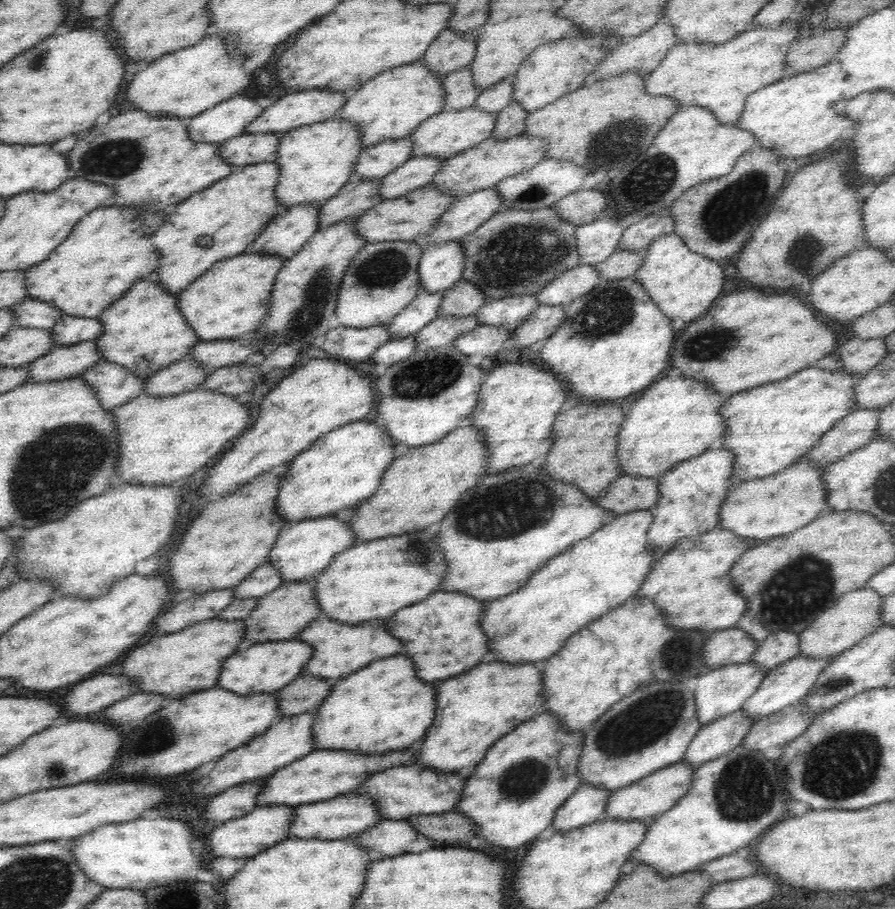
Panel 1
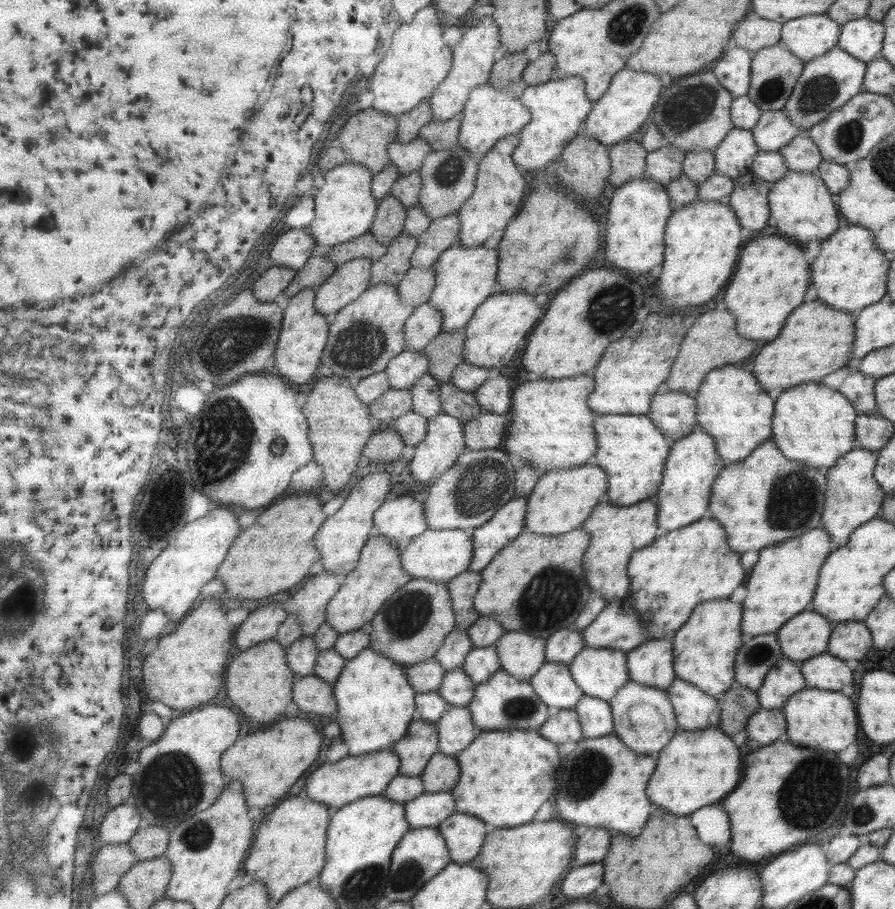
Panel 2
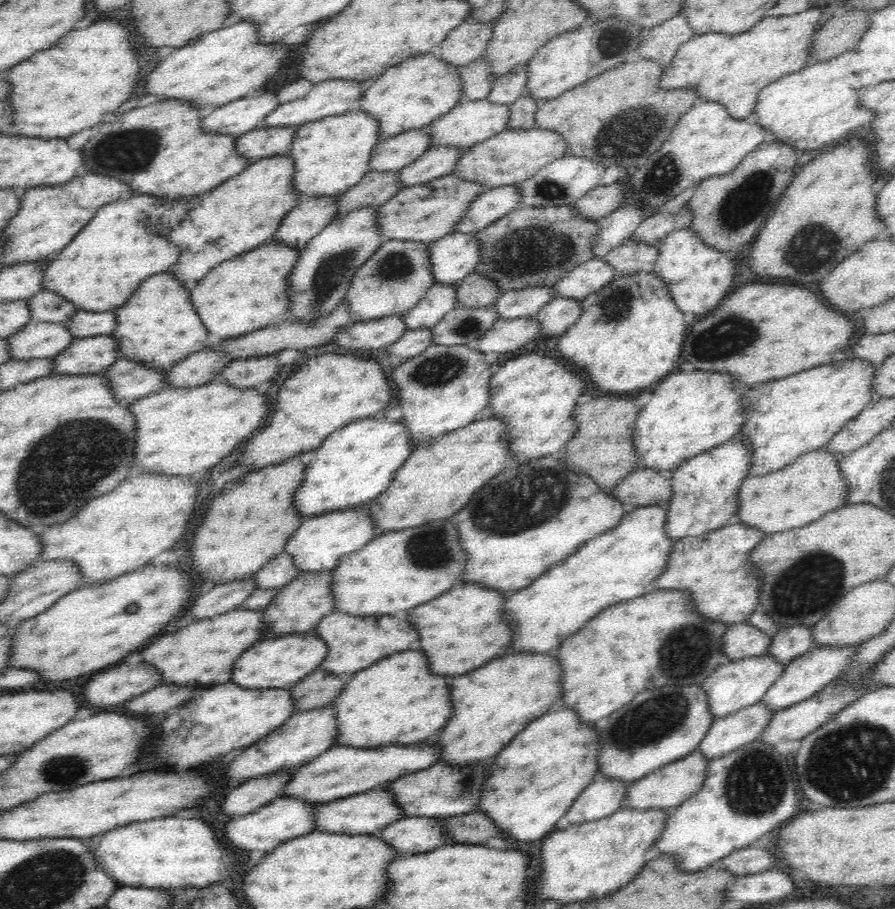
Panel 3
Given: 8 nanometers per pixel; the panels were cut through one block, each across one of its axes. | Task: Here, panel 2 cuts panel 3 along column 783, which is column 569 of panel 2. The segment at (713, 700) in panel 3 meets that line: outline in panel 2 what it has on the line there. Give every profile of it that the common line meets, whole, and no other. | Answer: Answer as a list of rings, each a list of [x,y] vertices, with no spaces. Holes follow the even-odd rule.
[[[583,647],[567,664],[571,680],[585,696],[609,701],[627,678],[625,652]]]

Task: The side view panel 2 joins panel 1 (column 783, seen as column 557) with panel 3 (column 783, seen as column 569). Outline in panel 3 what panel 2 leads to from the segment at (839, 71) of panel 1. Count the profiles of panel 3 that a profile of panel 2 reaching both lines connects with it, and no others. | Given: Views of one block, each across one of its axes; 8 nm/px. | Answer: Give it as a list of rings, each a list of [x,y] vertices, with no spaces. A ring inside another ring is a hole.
[[[851,48],[838,56],[787,74],[762,90],[758,106],[750,118],[770,131],[771,141],[786,141],[798,150],[814,150],[852,137],[860,126],[871,124],[876,118],[874,110],[860,101],[863,92],[862,86],[858,86],[860,68],[862,62],[858,62],[858,49]]]

